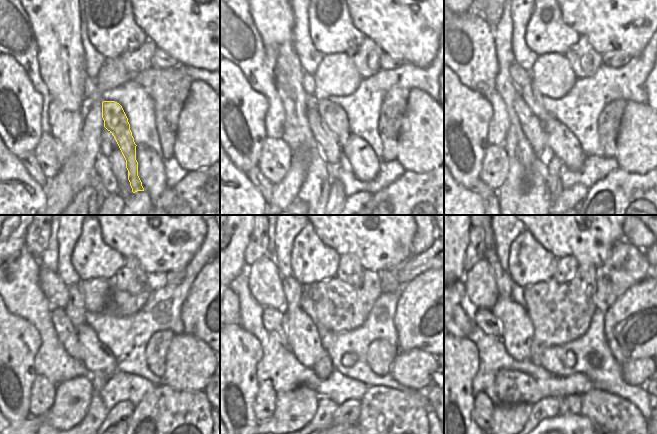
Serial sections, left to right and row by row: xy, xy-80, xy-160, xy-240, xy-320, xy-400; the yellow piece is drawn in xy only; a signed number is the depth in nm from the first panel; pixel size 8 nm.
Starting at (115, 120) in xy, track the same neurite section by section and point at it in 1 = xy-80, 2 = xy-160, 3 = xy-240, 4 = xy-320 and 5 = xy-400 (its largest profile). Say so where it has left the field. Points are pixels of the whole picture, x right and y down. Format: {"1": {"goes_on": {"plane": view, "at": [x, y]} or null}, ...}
{"1": {"goes_on": {"plane": "xy-80", "at": [335, 117]}}, "2": {"goes_on": {"plane": "xy-160", "at": [530, 94]}}, "3": {"goes_on": {"plane": "xy-240", "at": [75, 309]}}, "4": {"goes_on": {"plane": "xy-320", "at": [292, 289]}}, "5": {"goes_on": {"plane": "xy-400", "at": [504, 282]}}}

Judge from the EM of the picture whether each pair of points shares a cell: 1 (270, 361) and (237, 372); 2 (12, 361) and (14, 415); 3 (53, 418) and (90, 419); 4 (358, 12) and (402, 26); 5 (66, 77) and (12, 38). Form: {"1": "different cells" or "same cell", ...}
{"1": "different cells", "2": "same cell", "3": "different cells", "4": "same cell", "5": "different cells"}

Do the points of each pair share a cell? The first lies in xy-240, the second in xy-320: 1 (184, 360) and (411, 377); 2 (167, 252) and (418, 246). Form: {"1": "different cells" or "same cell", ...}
{"1": "same cell", "2": "different cells"}

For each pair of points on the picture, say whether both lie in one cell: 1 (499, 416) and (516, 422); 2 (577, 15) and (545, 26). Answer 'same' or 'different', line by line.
1: same
2: different

